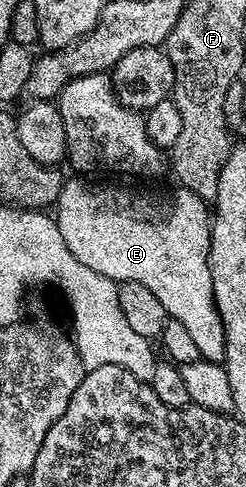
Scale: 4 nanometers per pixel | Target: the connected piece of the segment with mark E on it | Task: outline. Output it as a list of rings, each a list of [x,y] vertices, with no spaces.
[[[94,179],[74,180],[78,181],[63,180],[56,202],[56,220],[60,235],[64,235],[64,243],[68,243],[68,251],[72,251],[84,267],[92,267],[92,271],[116,283],[144,283],[144,287],[164,303],[167,318],[188,327],[196,347],[200,347],[201,360],[221,362],[226,355],[226,344],[222,320],[214,305],[212,271],[208,267],[212,213],[207,202],[181,187],[175,188],[171,197],[149,197],[146,193],[121,189],[118,185],[97,185]]]

